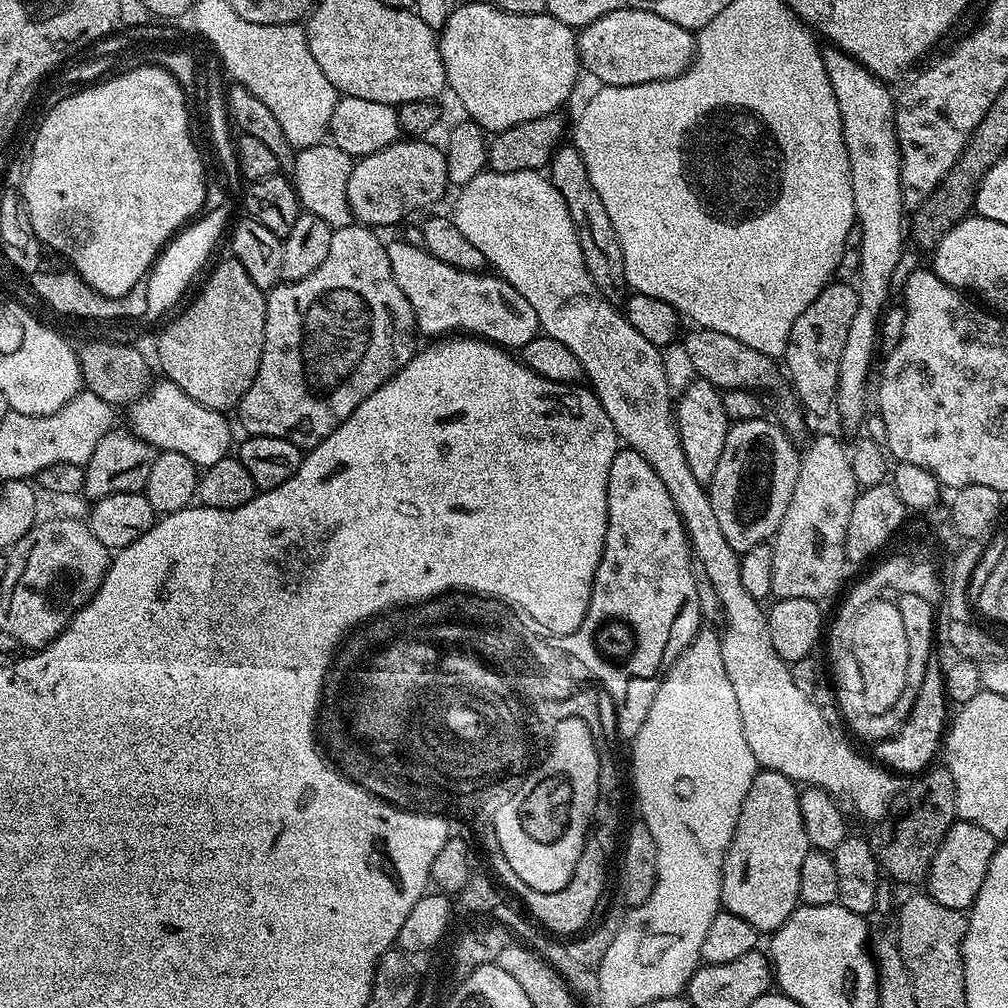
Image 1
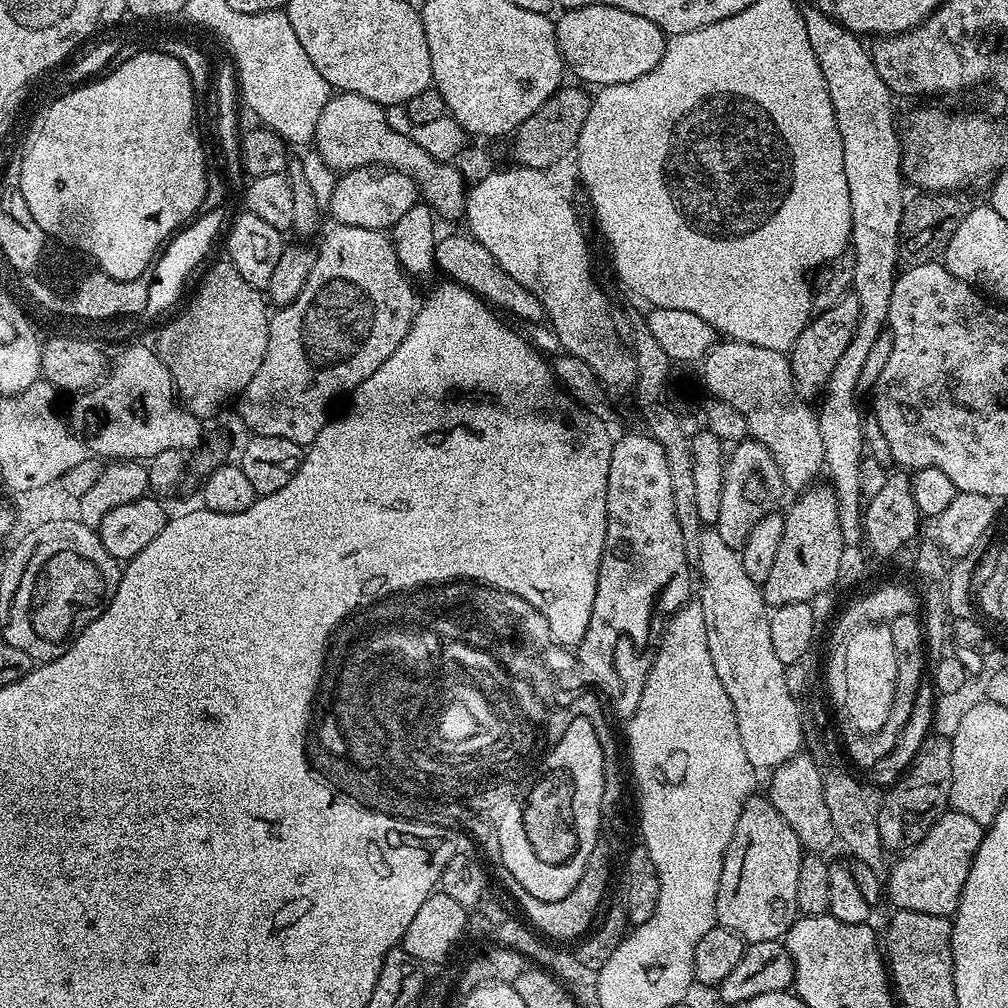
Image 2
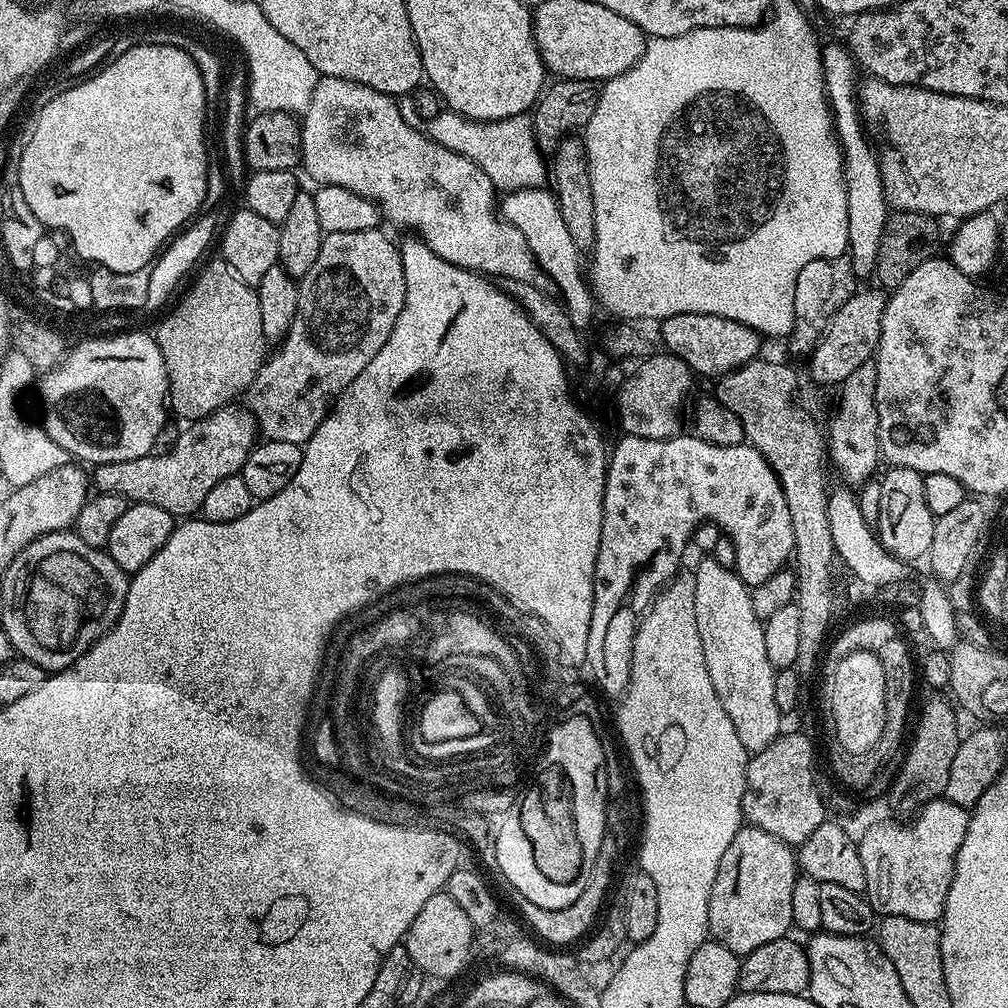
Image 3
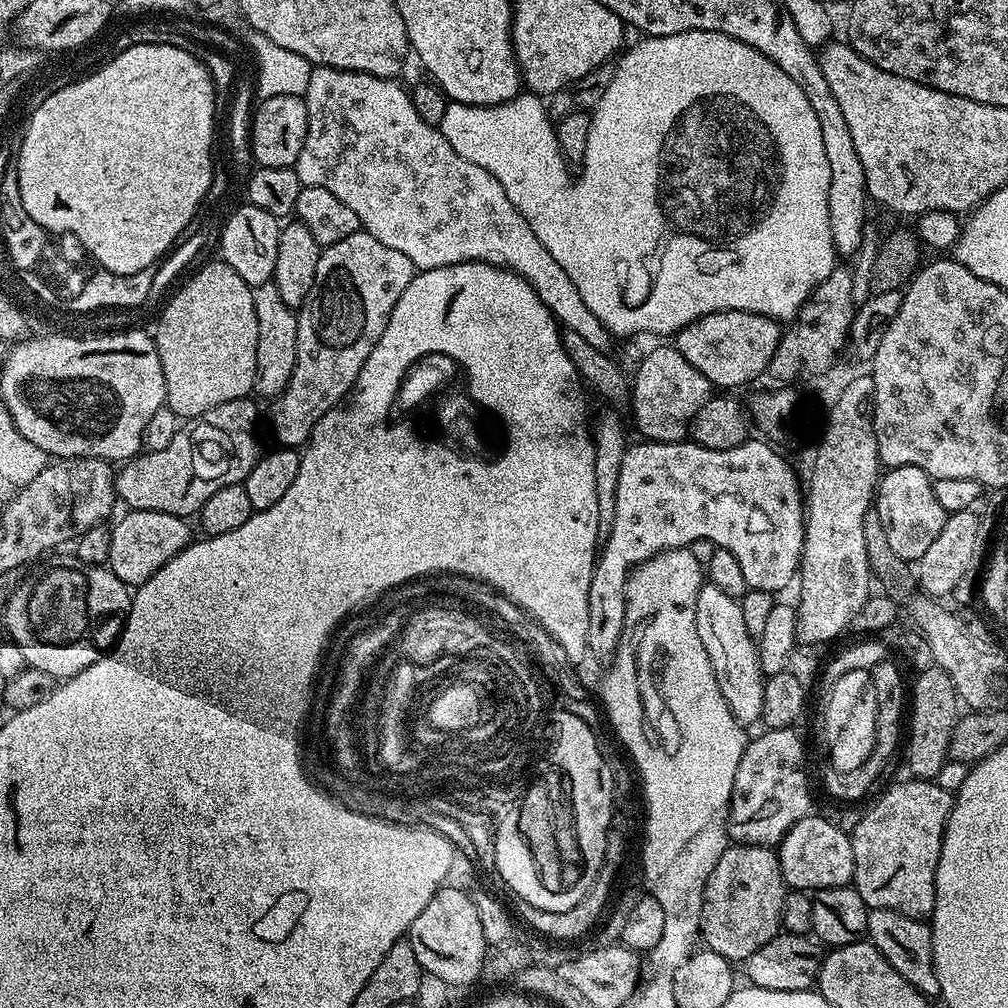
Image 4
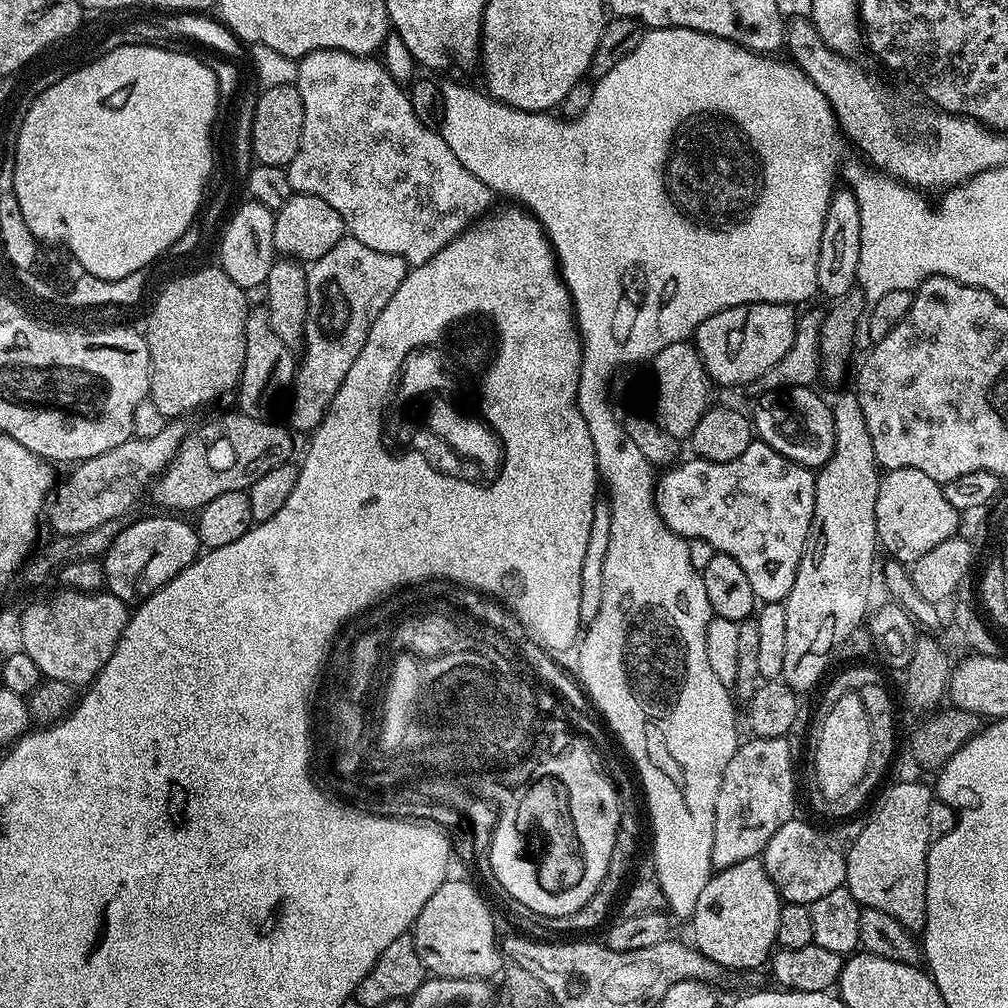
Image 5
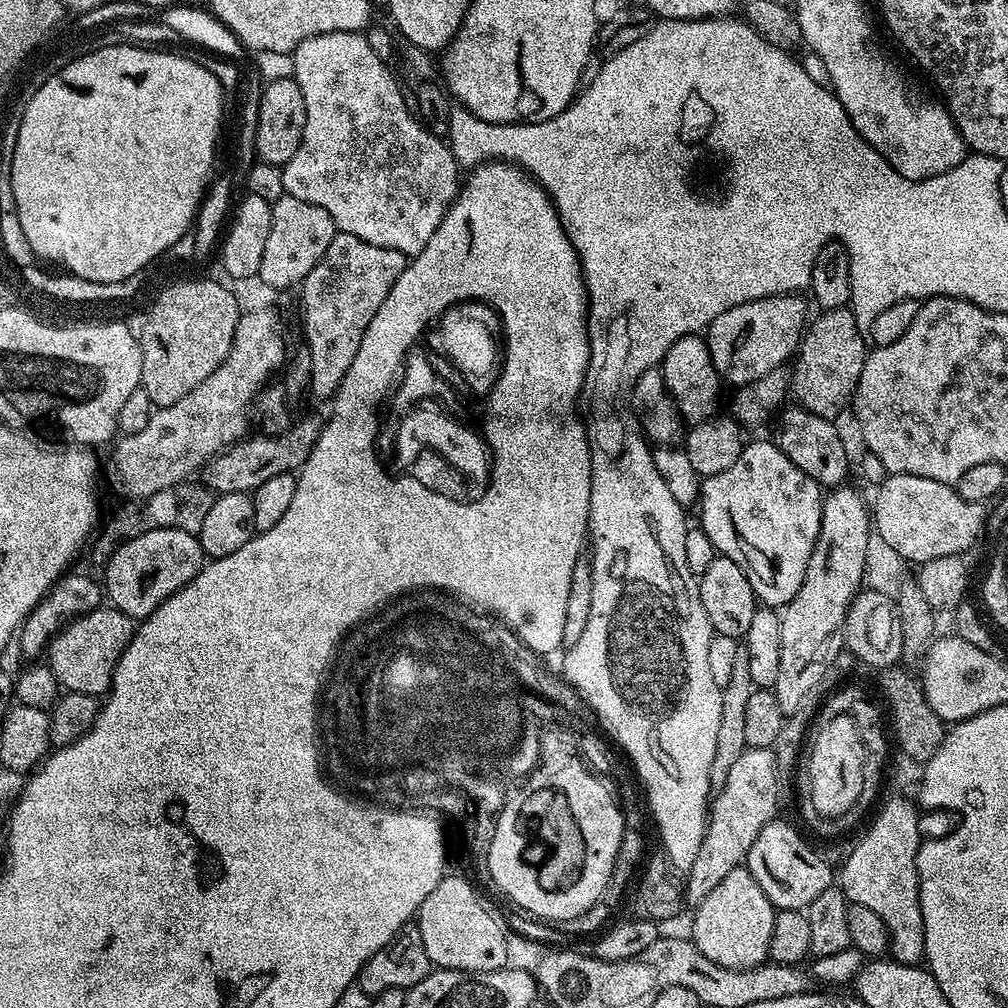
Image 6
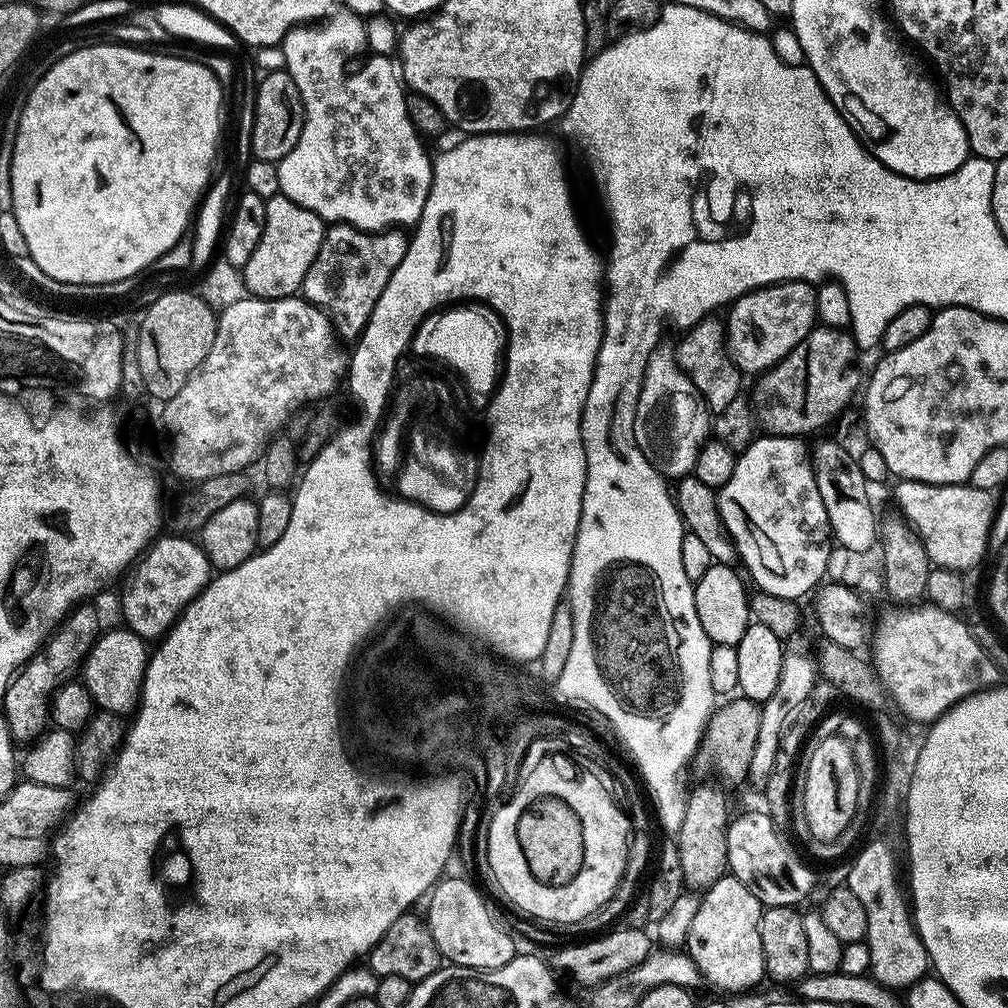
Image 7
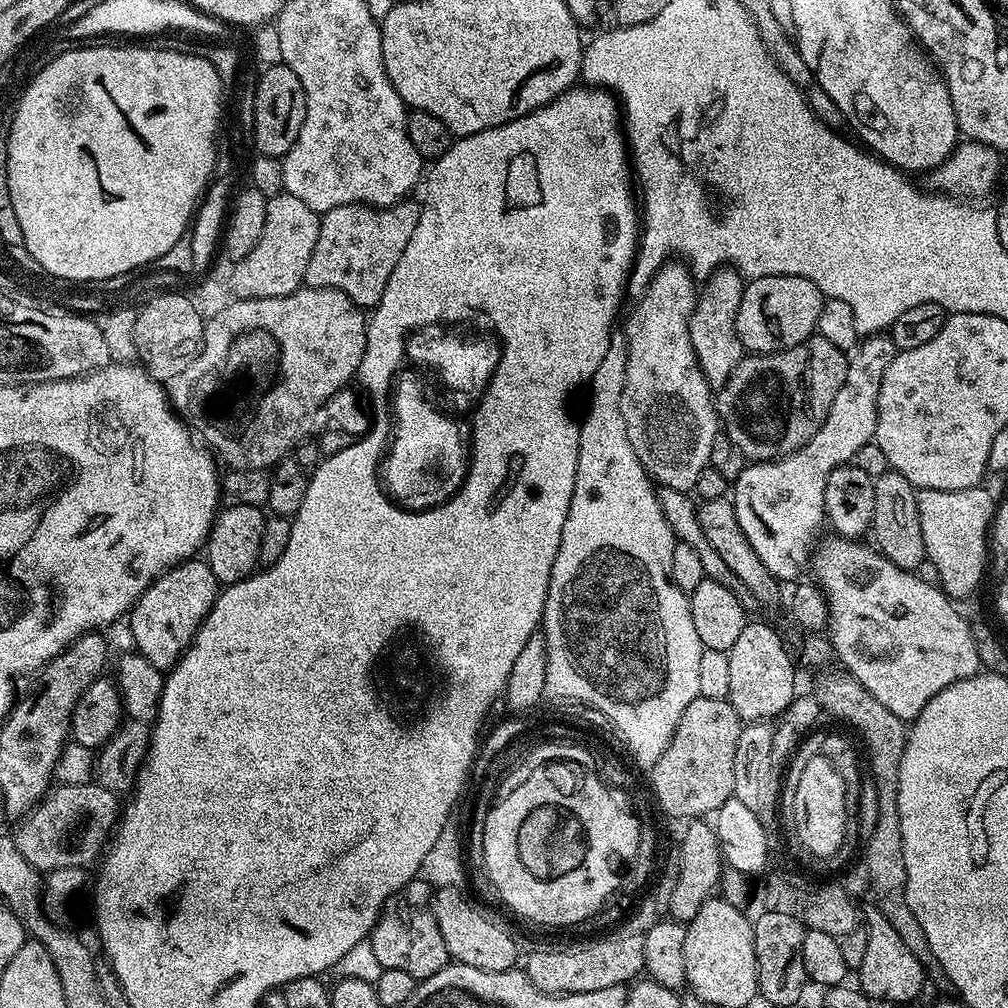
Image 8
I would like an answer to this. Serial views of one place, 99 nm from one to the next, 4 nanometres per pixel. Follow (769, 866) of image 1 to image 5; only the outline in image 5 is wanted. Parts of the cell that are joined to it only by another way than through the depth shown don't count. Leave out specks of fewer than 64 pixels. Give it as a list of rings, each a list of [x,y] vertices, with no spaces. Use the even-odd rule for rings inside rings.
[[[757,858],[738,862],[729,868],[719,869],[706,882],[702,895],[694,906],[694,914],[690,917],[692,924],[691,943],[706,958],[710,958],[722,970],[737,968],[744,972],[747,968],[760,968],[769,963],[774,949],[777,947],[778,914],[782,901],[770,874],[766,874],[763,859]]]

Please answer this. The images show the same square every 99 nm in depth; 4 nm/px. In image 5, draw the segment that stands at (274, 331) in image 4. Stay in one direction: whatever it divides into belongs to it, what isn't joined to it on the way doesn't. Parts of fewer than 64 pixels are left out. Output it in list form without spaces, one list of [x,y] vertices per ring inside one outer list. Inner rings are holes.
[[[260,306],[260,308],[253,307],[249,309],[246,320],[246,358],[243,362],[243,374],[240,375],[240,381],[236,387],[236,395],[238,394],[237,409],[252,418],[267,419],[271,413],[269,413],[269,408],[266,407],[266,400],[270,399],[280,388],[287,389],[291,387],[295,379],[298,362],[294,358],[296,358],[295,353],[274,333],[269,322],[267,307]]]

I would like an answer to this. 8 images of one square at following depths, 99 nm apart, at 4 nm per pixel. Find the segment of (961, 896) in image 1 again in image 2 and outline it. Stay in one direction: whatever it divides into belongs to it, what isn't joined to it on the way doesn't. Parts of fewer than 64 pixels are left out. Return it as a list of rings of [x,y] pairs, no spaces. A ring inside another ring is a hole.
[[[949,810],[944,815],[939,816],[930,826],[926,838],[918,842],[907,852],[897,855],[896,860],[891,861],[888,878],[886,881],[886,900],[893,909],[905,912],[914,910],[918,914],[934,914],[935,916],[953,917],[956,914],[956,907],[960,901],[960,895],[966,884],[966,878],[970,874],[970,866],[978,846],[982,842],[986,828],[966,814]]]

